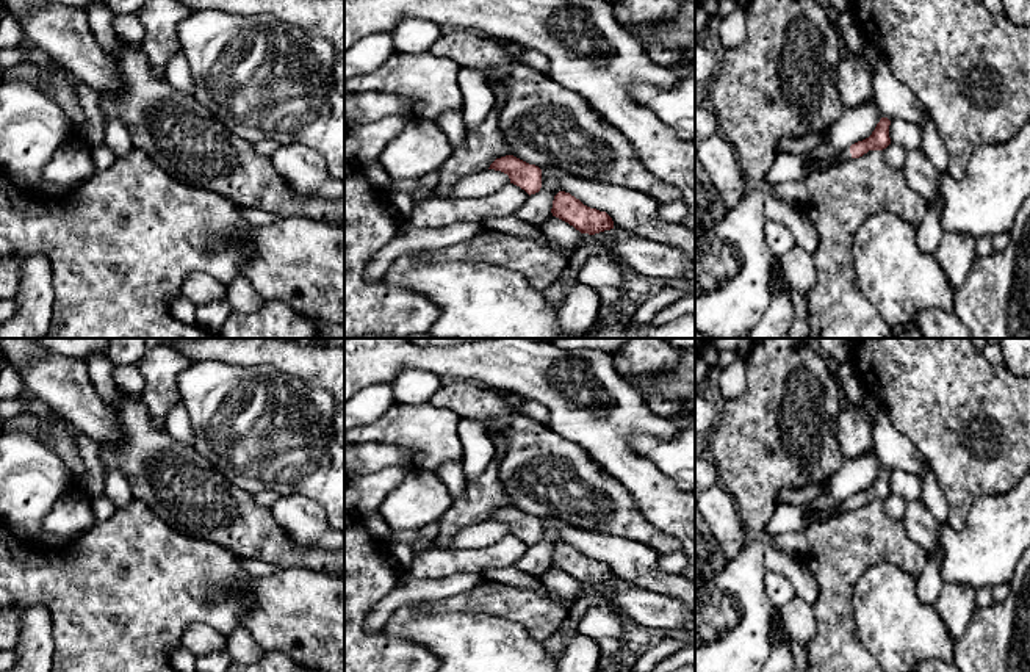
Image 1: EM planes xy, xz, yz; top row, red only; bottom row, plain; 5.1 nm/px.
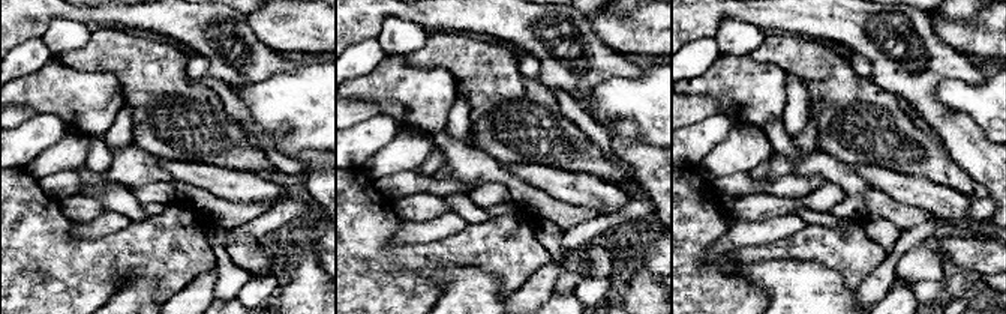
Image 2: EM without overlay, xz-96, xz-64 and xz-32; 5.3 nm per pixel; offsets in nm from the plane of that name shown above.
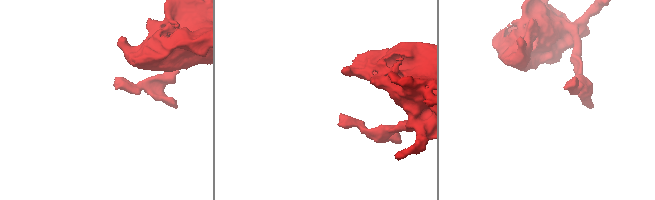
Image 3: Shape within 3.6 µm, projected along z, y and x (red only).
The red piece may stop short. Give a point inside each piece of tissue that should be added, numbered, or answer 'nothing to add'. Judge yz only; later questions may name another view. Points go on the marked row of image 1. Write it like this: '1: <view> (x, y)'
1: yz (844, 155)

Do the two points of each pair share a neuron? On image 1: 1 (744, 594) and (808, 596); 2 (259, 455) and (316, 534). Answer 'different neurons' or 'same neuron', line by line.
1: different neurons
2: different neurons

